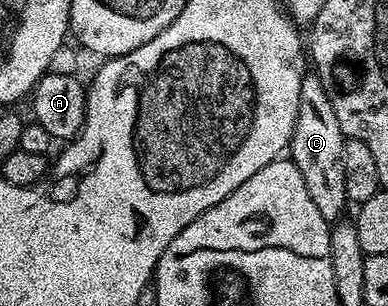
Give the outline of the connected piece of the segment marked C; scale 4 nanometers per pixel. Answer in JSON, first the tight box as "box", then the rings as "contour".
{"box":[290,75,349,223],"contour":[[[315,75],[304,76],[298,103],[298,119],[290,146],[290,159],[296,164],[298,171],[302,171],[302,179],[306,179],[306,191],[310,191],[310,199],[314,199],[314,207],[318,207],[322,219],[329,223],[341,220],[345,216],[344,205],[349,204],[342,175],[342,147],[345,140],[344,132],[338,127],[334,107],[330,107],[326,87],[322,87]]]}

